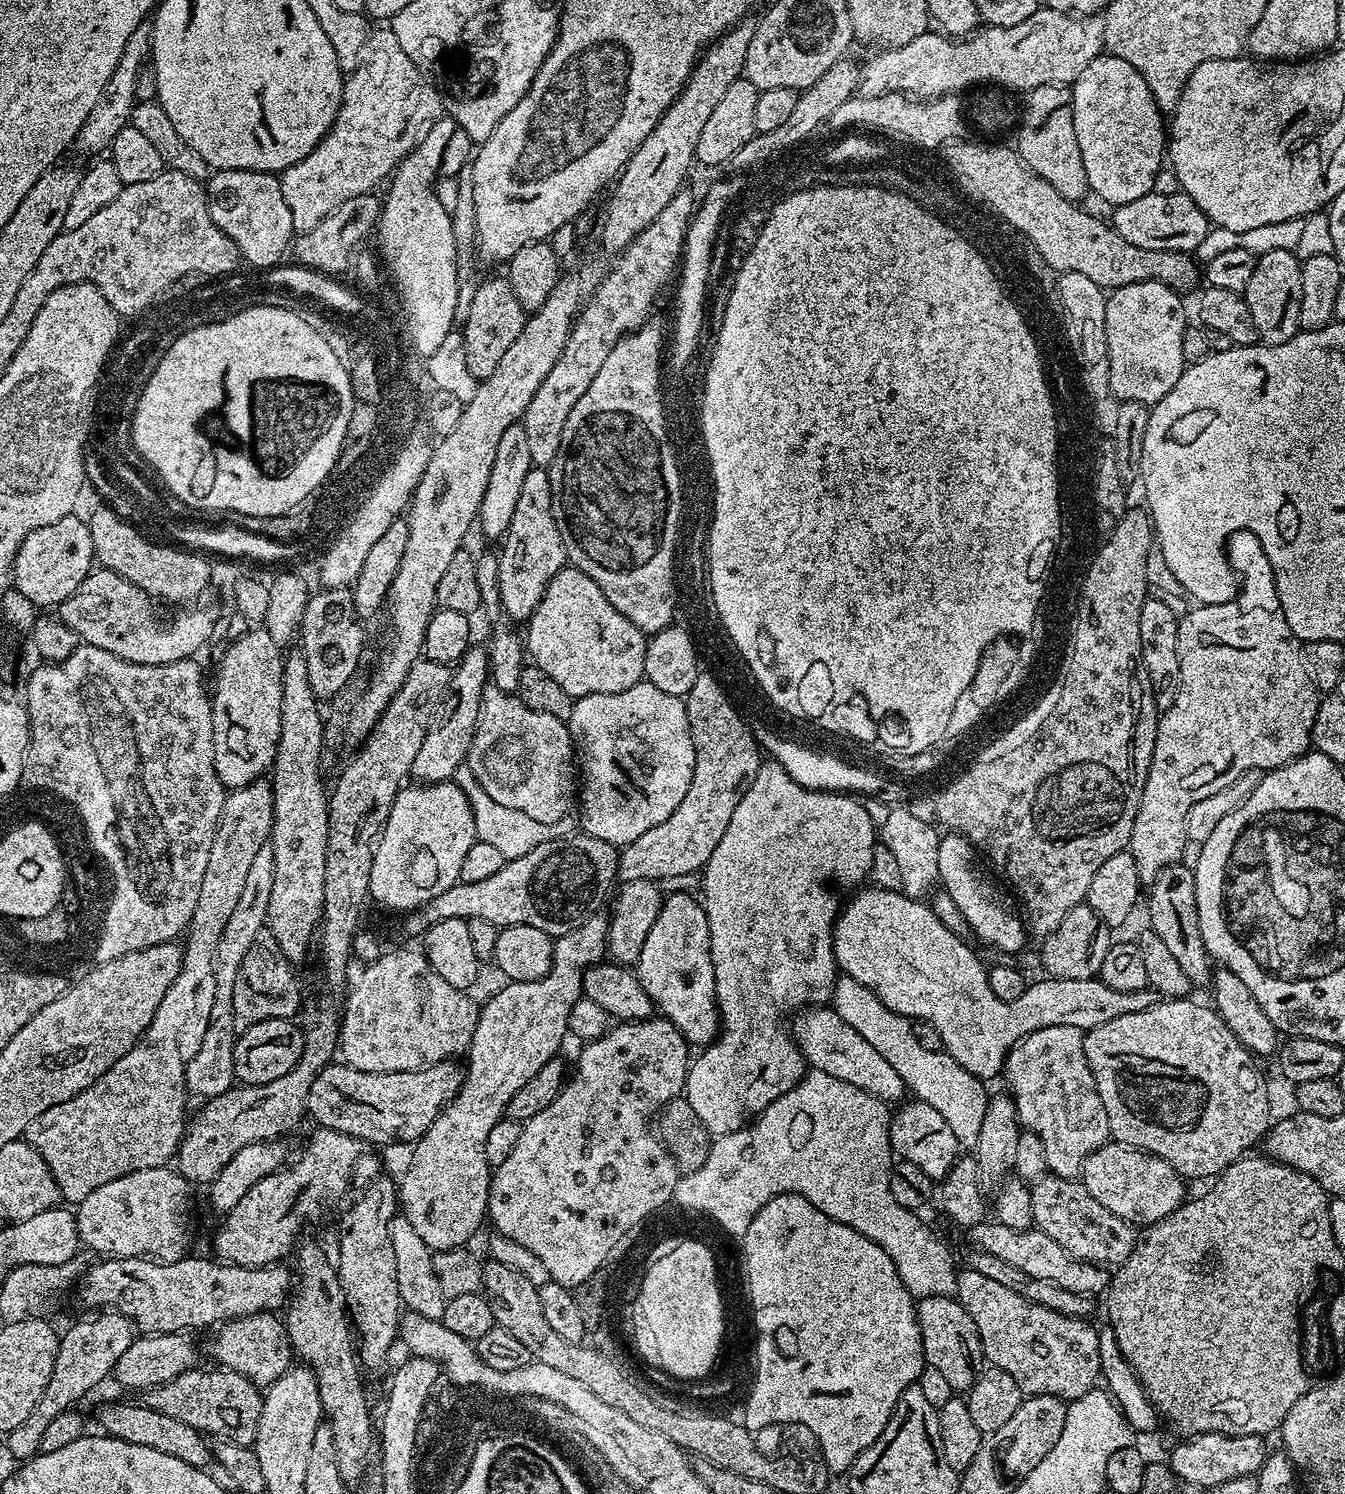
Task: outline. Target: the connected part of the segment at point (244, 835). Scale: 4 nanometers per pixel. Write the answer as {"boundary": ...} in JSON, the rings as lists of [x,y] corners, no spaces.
{"boundary":[[[271,779],[255,780],[241,788],[233,788],[225,795],[222,814],[218,818],[218,830],[214,834],[214,846],[210,846],[210,862],[206,862],[206,874],[202,874],[202,890],[198,890],[198,906],[194,906],[192,923],[188,925],[182,940],[184,961],[170,990],[166,990],[166,998],[158,1002],[158,1010],[154,1010],[150,1026],[141,1034],[137,1044],[122,1058],[118,1058],[118,1062],[114,1062],[114,1066],[110,1066],[110,1070],[106,1070],[102,1078],[98,1078],[90,1087],[82,1090],[82,1094],[70,1098],[70,1102],[50,1106],[46,1114],[38,1114],[38,1118],[30,1122],[26,1139],[48,1164],[60,1195],[65,1201],[67,1199],[72,1202],[82,1201],[106,1182],[113,1182],[114,1179],[122,1178],[123,1175],[130,1174],[134,1170],[167,1165],[175,1157],[186,1131],[186,1116],[184,1120],[186,1060],[185,1057],[180,1057],[180,1031],[187,1026],[188,1019],[196,1008],[196,995],[199,994],[200,987],[203,984],[205,987],[209,983],[216,958],[218,938],[238,902],[246,874],[250,870],[250,862],[254,862],[254,854],[258,854],[263,844],[269,843],[273,814],[274,798]]]}

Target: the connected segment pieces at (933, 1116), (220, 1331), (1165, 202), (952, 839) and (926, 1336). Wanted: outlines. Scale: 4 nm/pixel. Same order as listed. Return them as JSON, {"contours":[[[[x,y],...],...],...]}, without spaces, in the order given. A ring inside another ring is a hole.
{"contours":[[[[912,1100],[901,1103],[900,1108],[891,1113],[888,1125],[888,1137],[892,1143],[893,1153],[900,1160],[910,1162],[922,1170],[933,1182],[943,1181],[958,1159],[961,1151],[960,1144],[956,1141],[956,1132],[951,1128],[949,1117],[944,1116],[932,1104],[927,1104],[924,1100]]],[[[259,1312],[237,1320],[225,1320],[215,1329],[216,1337],[212,1340],[212,1356],[220,1363],[217,1365],[242,1374],[257,1386],[269,1386],[282,1378],[293,1367],[294,1353],[285,1321],[278,1317],[270,1312]]],[[[1183,190],[1174,194],[1154,194],[1151,191],[1142,198],[1134,198],[1134,202],[1115,205],[1111,212],[1110,223],[1116,233],[1122,238],[1126,238],[1126,242],[1130,242],[1130,246],[1138,246],[1142,250],[1162,250],[1163,252],[1187,252],[1192,254],[1195,253],[1196,247],[1199,246],[1199,243],[1206,237],[1210,229],[1207,214]]],[[[952,834],[941,839],[937,872],[943,891],[954,898],[954,906],[958,906],[964,921],[972,927],[972,935],[977,941],[985,940],[990,947],[1000,952],[1020,952],[1024,948],[1026,925],[1013,905],[1012,909],[1006,901],[1000,900],[995,886],[980,873],[975,858],[972,843],[966,837]]],[[[922,1296],[915,1307],[925,1365],[938,1370],[957,1393],[967,1393],[982,1368],[980,1339],[974,1320],[952,1296]]]]}

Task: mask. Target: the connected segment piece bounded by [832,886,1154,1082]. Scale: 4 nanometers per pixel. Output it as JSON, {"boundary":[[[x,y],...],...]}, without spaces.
{"boundary":[[[875,886],[861,887],[851,899],[841,907],[836,925],[832,927],[832,949],[837,969],[854,978],[854,982],[862,982],[862,986],[869,988],[891,1012],[905,1018],[925,1020],[934,1026],[944,1043],[943,1051],[981,1082],[988,1082],[991,1076],[999,1077],[1010,1049],[1034,1030],[1070,1026],[1085,1033],[1106,1026],[1106,1022],[1114,1022],[1114,1018],[1122,1018],[1122,1014],[1138,1014],[1138,1010],[1146,1010],[1154,1002],[1151,991],[1114,990],[1099,978],[1043,978],[1033,984],[1031,981],[1017,1000],[999,1000],[994,990],[990,990],[988,968],[980,965],[979,958],[972,953],[972,946],[946,930],[946,926],[938,922],[938,914],[934,914],[923,899],[912,899],[895,888]]]}

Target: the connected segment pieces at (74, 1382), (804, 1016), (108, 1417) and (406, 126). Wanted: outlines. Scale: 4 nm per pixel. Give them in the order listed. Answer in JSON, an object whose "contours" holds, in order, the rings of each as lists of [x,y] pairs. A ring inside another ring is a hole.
{"contours":[[[[96,1310],[85,1320],[69,1326],[60,1336],[58,1354],[54,1362],[54,1370],[50,1374],[50,1382],[46,1382],[46,1390],[42,1390],[42,1398],[30,1410],[29,1416],[14,1426],[6,1434],[8,1452],[16,1462],[27,1462],[40,1452],[42,1434],[50,1427],[50,1422],[58,1418],[58,1414],[69,1411],[83,1398],[87,1392],[92,1392],[99,1386],[100,1380],[113,1375],[118,1358],[126,1354],[134,1339],[132,1321],[111,1310]]],[[[808,1006],[797,1011],[792,1018],[790,1035],[805,1061],[815,1071],[830,1074],[830,1078],[838,1078],[850,1086],[858,1086],[858,1090],[866,1090],[885,1102],[900,1102],[905,1099],[906,1080],[896,1065],[888,1061],[887,1055],[877,1045],[866,1042],[866,1038],[862,1038],[862,1034],[858,1034],[854,1026],[842,1019],[837,1009],[831,1006]]],[[[143,1402],[137,1404],[108,1404],[100,1412],[100,1424],[107,1435],[134,1446],[148,1446],[150,1450],[162,1450],[170,1458],[178,1458],[195,1468],[204,1468],[210,1460],[210,1444],[198,1430],[178,1422],[178,1418],[169,1418],[166,1414],[156,1412]]],[[[390,30],[369,31],[360,57],[347,73],[340,109],[330,130],[324,135],[322,142],[318,142],[318,146],[314,146],[314,150],[310,150],[310,154],[302,158],[302,162],[279,173],[282,198],[290,210],[293,233],[314,230],[314,226],[318,226],[322,218],[338,210],[342,202],[350,202],[350,198],[367,196],[373,191],[372,187],[375,184],[383,185],[396,171],[400,161],[409,156],[430,134],[428,132],[439,116],[444,115],[441,93],[431,84],[429,77],[417,68],[416,63],[404,56],[404,51],[398,46],[394,34]]]]}

